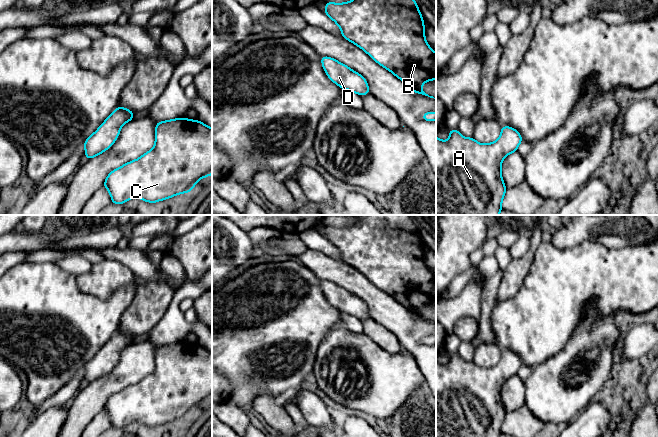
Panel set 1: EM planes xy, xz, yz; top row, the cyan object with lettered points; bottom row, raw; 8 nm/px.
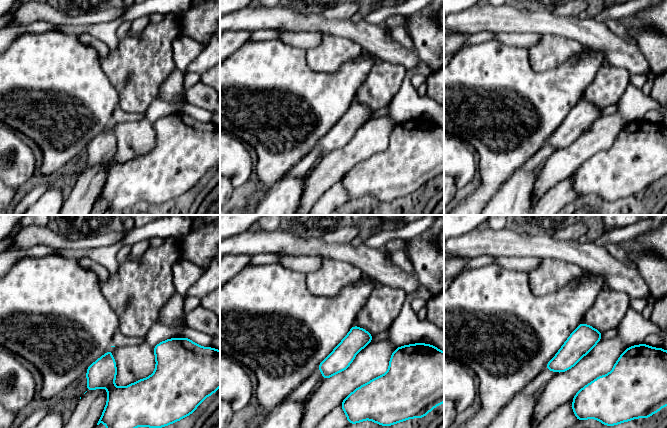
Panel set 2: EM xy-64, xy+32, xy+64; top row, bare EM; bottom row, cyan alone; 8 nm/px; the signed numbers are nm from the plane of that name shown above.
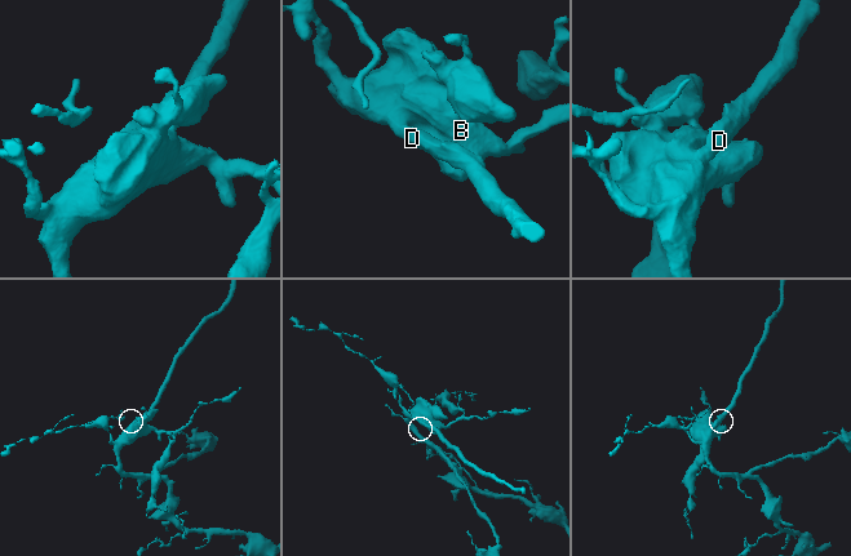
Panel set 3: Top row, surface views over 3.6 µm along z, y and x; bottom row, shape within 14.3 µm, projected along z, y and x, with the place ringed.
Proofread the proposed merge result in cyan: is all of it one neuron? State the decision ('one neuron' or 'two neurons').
one neuron

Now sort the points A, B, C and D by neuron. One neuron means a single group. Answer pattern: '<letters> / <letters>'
A B C D

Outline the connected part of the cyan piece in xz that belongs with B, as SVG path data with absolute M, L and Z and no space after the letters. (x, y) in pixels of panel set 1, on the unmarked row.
M354 215L354 216L357 218L357 221L352 225L345 227L332 227L332 226L325 227L325 238L328 241L330 241L340 251L343 262L345 262L346 264L352 266L353 268L364 274L380 290L389 294L397 302L402 304L414 317L434 322L433 320L429 320L428 318L426 318L421 313L421 311L426 305L436 304L436 277L430 272L430 269L426 266L424 260L425 259L424 244L416 228L416 225L412 222L411 216L410 215Z

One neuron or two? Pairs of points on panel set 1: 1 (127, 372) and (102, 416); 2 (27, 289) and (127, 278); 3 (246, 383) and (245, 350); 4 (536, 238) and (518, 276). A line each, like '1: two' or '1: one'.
1: two
2: two
3: one
4: one

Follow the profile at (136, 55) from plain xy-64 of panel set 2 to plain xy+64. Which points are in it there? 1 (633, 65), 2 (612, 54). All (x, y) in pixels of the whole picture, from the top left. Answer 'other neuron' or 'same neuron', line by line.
1: other neuron
2: other neuron

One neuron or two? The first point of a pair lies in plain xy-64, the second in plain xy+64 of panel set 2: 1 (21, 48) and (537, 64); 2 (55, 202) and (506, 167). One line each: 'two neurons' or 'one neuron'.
1: two neurons
2: two neurons

